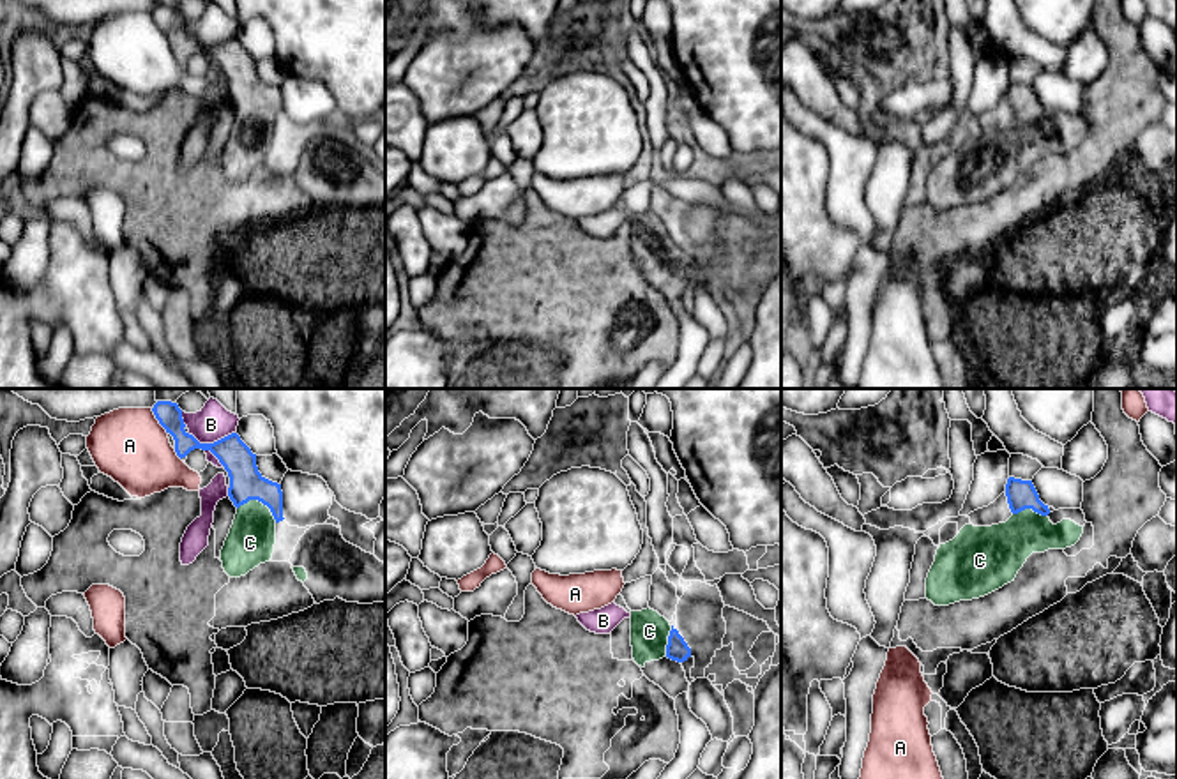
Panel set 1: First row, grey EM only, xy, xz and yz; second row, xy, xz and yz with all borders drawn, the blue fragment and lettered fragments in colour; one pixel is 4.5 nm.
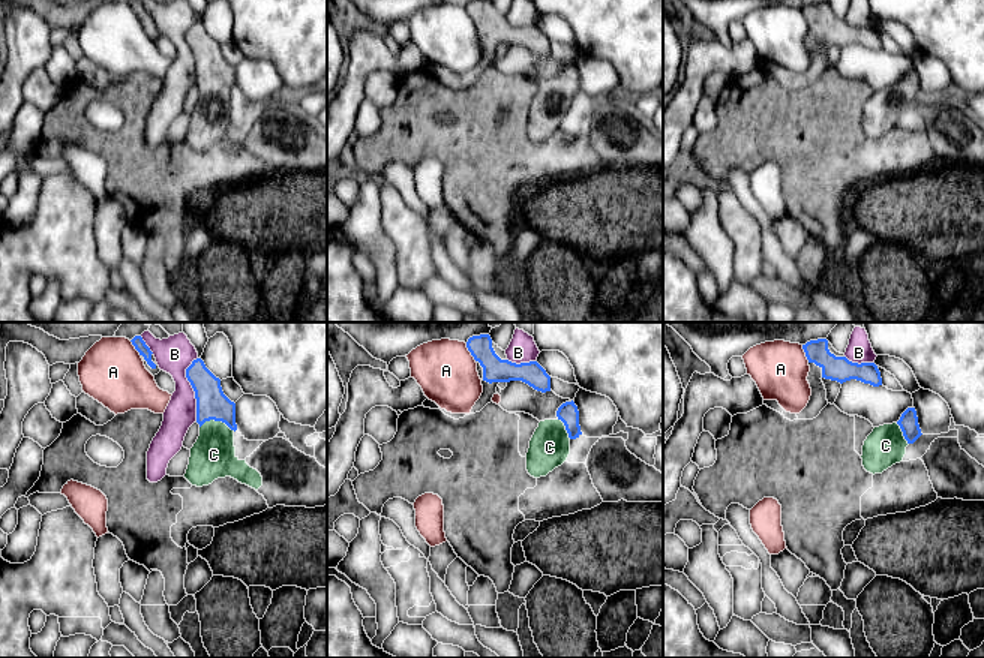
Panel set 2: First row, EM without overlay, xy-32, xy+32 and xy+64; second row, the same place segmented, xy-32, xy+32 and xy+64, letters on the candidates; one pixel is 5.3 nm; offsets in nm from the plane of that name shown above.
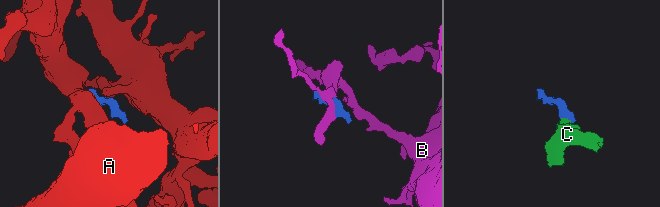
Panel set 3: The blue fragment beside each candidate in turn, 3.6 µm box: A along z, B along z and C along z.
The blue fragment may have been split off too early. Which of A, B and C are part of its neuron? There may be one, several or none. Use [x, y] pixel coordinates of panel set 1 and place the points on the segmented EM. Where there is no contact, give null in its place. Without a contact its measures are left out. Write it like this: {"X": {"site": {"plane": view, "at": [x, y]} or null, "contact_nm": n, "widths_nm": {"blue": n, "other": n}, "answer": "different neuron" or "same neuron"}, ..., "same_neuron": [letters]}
{"A": {"site": {"plane": "xy", "at": [158, 419]}, "contact_nm": 140, "widths_nm": {"blue": 120, "other": 340}, "answer": "different neuron"}, "B": {"site": {"plane": "xy", "at": [211, 444]}, "contact_nm": 220, "widths_nm": {"blue": 160, "other": 160}, "answer": "different neuron"}, "C": {"site": {"plane": "xy", "at": [260, 500]}, "contact_nm": 200, "widths_nm": {"blue": 160, "other": 220}, "answer": "same neuron"}, "same_neuron": ["C"]}

